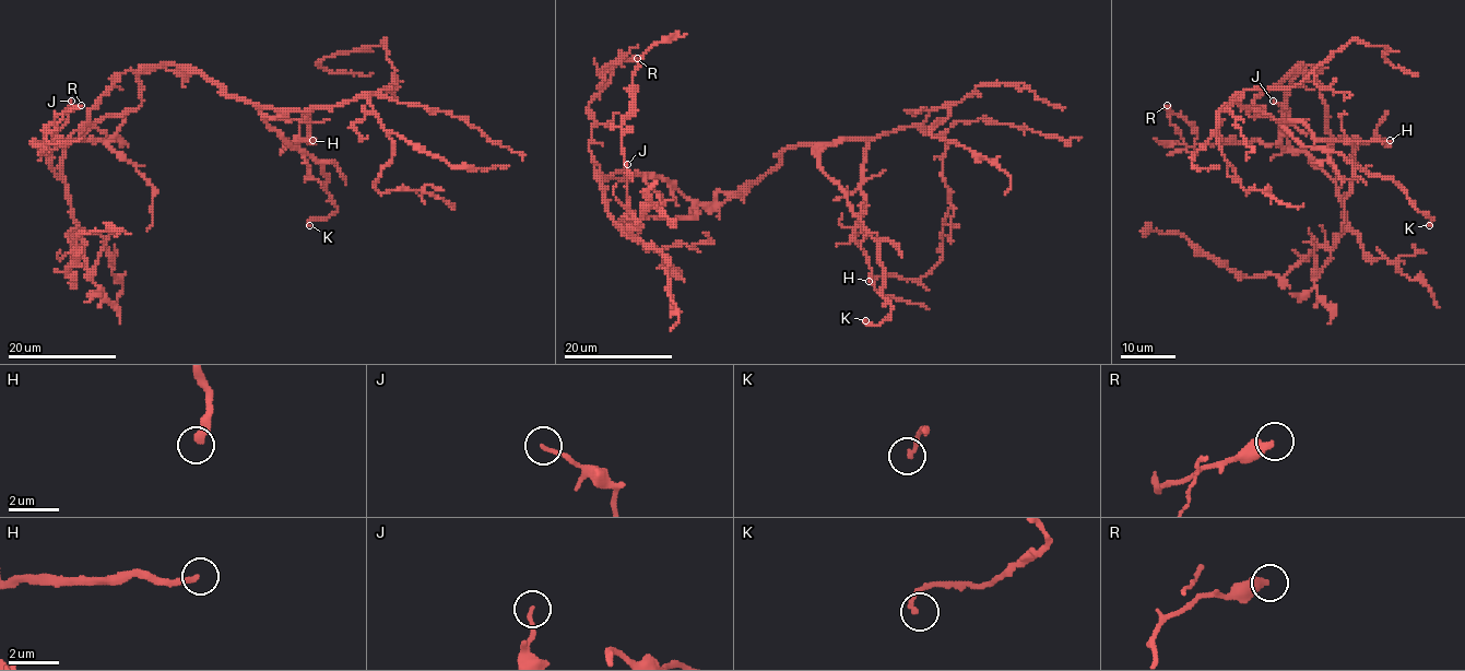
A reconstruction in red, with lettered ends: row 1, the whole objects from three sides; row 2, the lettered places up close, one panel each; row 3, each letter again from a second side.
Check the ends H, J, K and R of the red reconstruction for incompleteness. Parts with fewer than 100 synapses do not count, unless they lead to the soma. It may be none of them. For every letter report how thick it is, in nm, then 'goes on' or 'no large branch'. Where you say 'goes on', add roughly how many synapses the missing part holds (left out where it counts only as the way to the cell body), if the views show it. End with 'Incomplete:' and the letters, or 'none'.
H: 280 nm thick; goes on
J: 140 nm thick; no large branch
K: 170 nm thick; no large branch
R: 460 nm thick; no large branch
Incomplete: H

